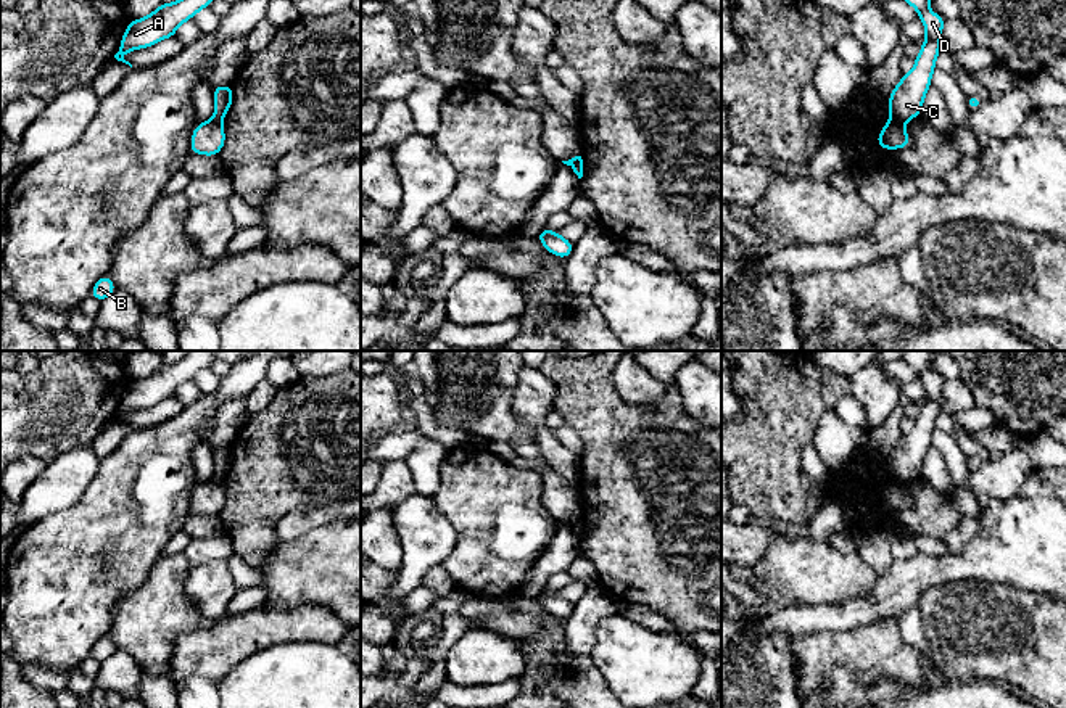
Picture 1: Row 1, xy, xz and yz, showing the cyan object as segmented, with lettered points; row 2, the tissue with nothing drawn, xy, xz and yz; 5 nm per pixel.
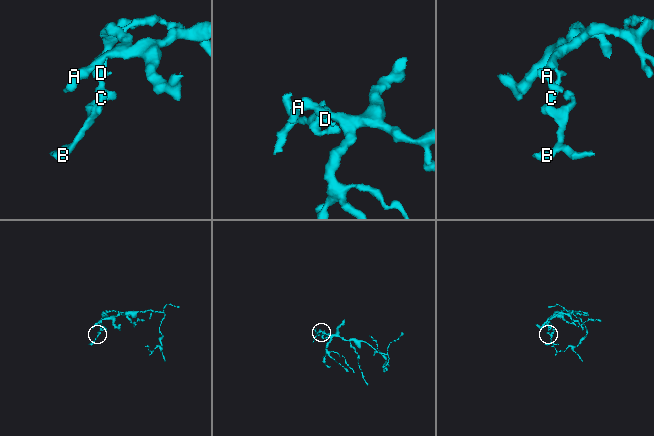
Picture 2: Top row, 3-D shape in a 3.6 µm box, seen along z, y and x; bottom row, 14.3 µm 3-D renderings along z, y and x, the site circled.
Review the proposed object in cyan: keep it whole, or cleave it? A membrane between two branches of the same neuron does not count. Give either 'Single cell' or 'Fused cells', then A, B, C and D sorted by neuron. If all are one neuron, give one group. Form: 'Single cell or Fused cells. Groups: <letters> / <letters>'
Fused cells. Groups: A C D / B

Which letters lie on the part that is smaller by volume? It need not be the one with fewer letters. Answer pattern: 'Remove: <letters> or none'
Remove: B

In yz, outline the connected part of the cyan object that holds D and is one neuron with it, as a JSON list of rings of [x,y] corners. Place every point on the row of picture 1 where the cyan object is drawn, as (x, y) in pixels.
[[[903,0],[918,10],[918,18],[924,24],[926,40],[915,58],[915,66],[903,74],[889,97],[889,116],[897,122],[908,122],[921,114],[923,101],[931,87],[936,58],[942,51],[939,39],[945,18],[929,10],[931,0]]]

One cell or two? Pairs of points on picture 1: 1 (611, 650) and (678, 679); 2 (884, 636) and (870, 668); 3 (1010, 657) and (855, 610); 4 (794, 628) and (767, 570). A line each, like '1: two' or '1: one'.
1: one
2: one
3: two
4: two

